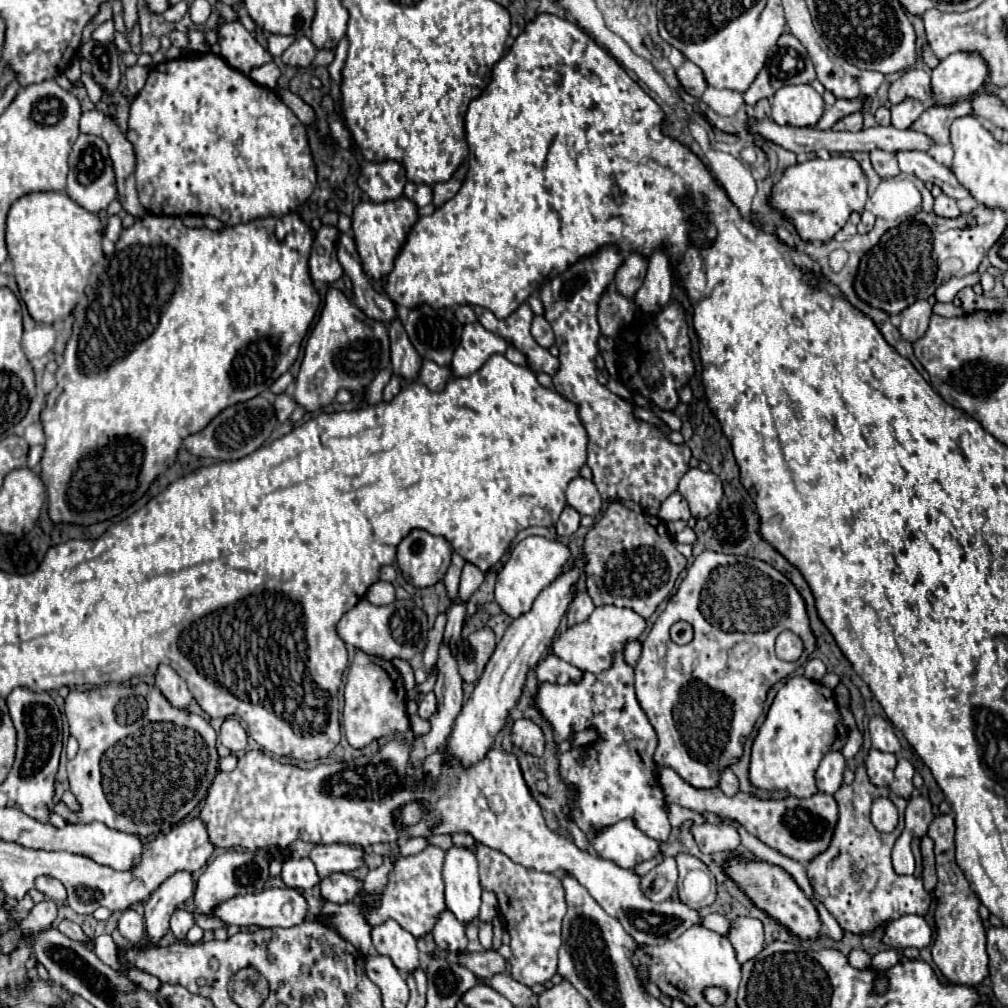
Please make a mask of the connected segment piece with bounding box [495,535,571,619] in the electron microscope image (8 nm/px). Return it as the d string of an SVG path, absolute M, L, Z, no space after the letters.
M525 537L523 541L519 541L513 551L509 553L507 563L503 565L503 569L497 573L497 587L495 587L495 601L501 605L501 609L509 615L509 617L519 617L523 613L527 613L533 605L533 601L537 599L537 595L549 587L565 569L567 561L571 557L571 551L567 545L563 545L561 541L549 541L545 537Z

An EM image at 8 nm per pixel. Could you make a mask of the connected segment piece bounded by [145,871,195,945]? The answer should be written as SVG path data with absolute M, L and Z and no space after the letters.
M187 871L167 877L145 903L145 927L149 945L155 945L169 931L169 917L187 897L193 897L193 879Z

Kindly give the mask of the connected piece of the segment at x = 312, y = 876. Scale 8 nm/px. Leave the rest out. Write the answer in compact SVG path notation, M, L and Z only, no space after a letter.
M309 857L303 859L287 859L281 869L281 879L287 887L293 889L311 889L319 883L319 875Z

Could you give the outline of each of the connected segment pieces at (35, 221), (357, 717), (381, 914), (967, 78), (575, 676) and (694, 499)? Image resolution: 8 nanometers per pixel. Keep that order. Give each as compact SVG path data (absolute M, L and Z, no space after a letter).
M29 193L17 199L7 215L7 249L15 269L19 295L27 305L29 315L39 323L53 323L71 313L89 281L93 265L103 257L101 251L101 221L95 213L85 211L67 193Z
M357 651L345 683L343 731L349 745L355 749L363 749L371 741L405 733L409 727L411 723L407 715L407 692L397 669L390 661Z
M429 845L417 855L397 859L393 871L389 873L389 883L383 891L381 907L377 907L373 915L369 915L369 925L383 923L385 919L395 919L397 923L401 923L401 927L405 927L415 937L431 933L433 923L437 921L437 915L445 911L443 879L441 879L443 857L445 857L443 849Z
M953 53L943 59L931 73L931 95L941 107L955 105L957 101L973 95L985 85L987 67L979 55Z
M549 655L543 661L539 661L537 669L537 679L539 681L547 681L547 683L559 683L559 685L567 685L567 683L577 683L583 679L583 671L565 663L563 659L559 659L557 655Z
M689 469L681 477L677 491L689 503L691 515L695 519L705 519L711 513L717 512L723 497L721 479L717 479L715 473L711 471L705 473L701 469Z

